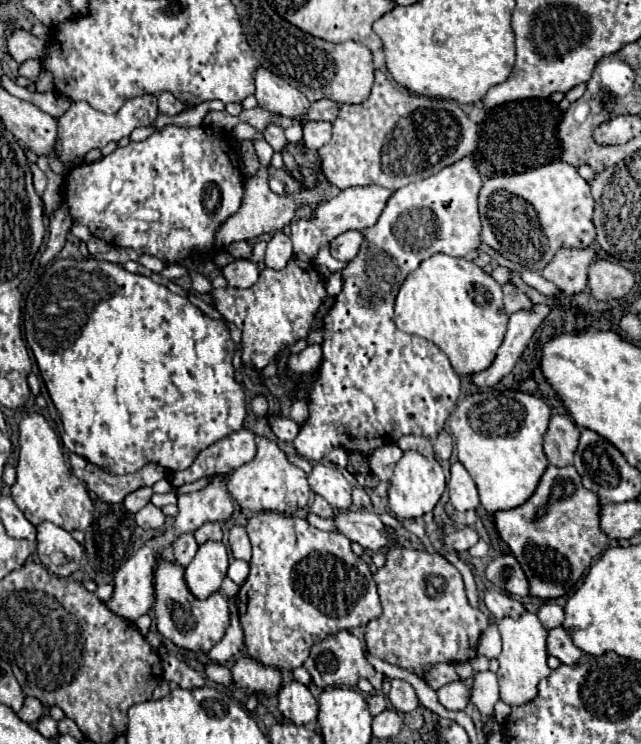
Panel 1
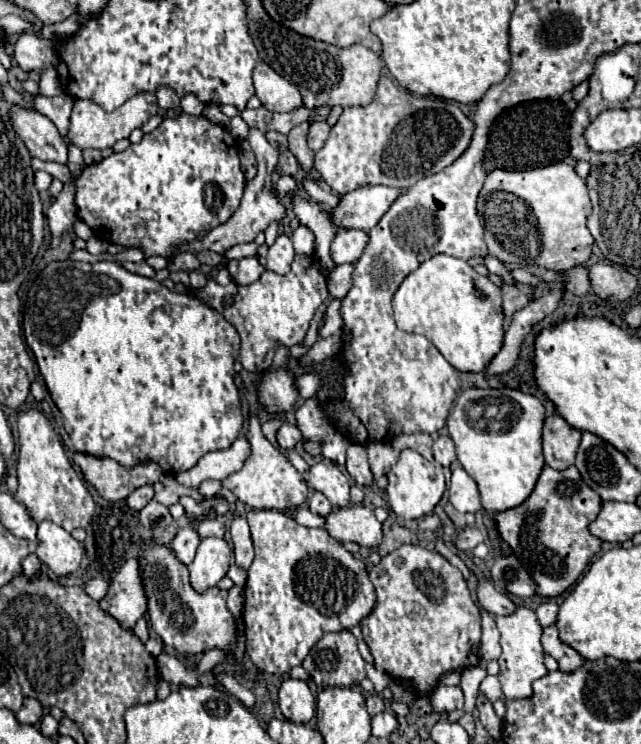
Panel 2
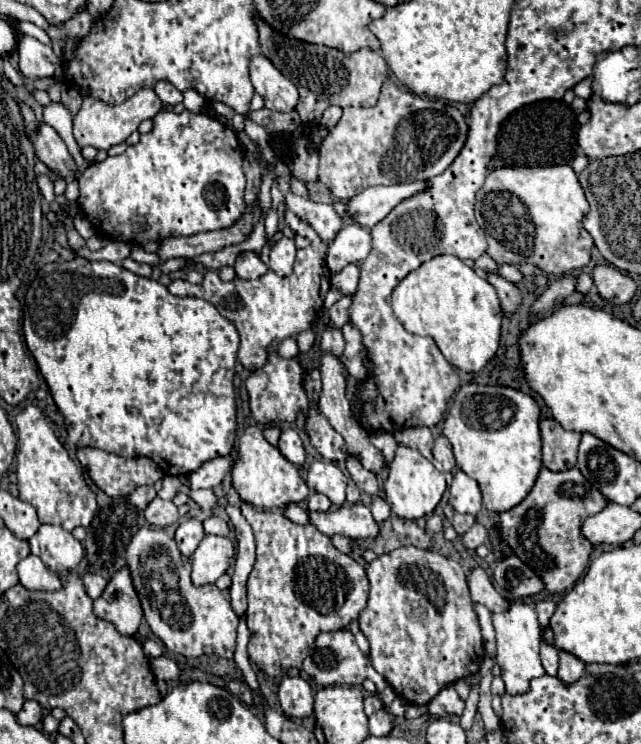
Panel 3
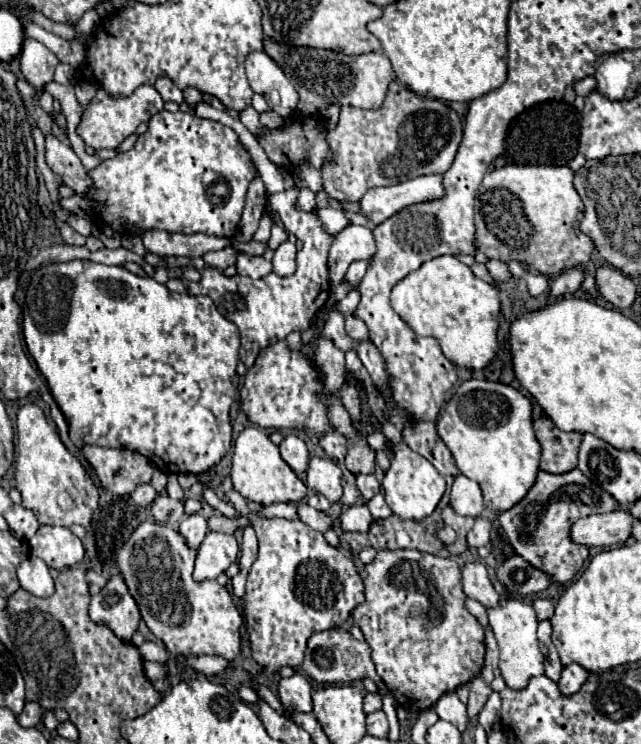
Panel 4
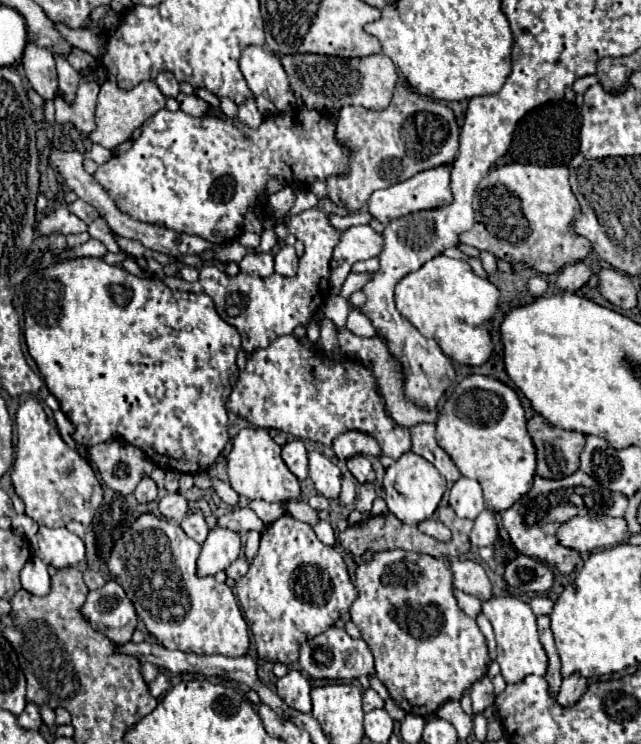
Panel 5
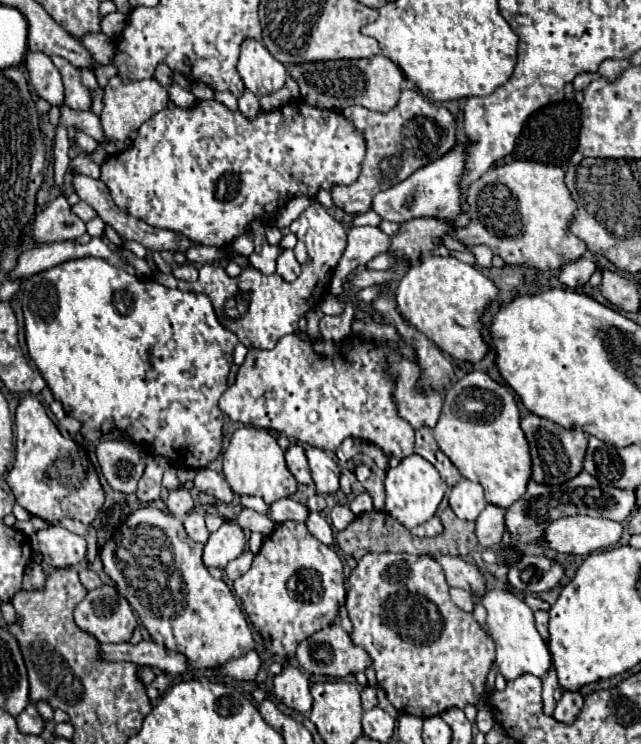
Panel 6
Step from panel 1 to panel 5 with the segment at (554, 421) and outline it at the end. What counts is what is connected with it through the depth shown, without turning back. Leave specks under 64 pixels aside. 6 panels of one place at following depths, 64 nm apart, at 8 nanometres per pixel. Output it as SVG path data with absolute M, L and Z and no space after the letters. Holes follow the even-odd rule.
M534 416L526 422L528 434L536 448L536 474L548 480L560 480L574 474L580 468L580 454L586 444L586 436L556 428L542 416Z

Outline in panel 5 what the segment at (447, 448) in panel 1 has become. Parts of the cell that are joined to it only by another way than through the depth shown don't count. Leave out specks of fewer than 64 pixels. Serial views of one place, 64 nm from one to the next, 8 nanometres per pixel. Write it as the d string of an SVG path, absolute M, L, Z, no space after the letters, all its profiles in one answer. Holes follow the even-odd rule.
M436 448L436 452L434 452L434 466L438 468L438 472L440 472L448 482L456 482L456 480L460 478L458 468L454 466L454 462L450 460L450 456L448 456L442 448Z

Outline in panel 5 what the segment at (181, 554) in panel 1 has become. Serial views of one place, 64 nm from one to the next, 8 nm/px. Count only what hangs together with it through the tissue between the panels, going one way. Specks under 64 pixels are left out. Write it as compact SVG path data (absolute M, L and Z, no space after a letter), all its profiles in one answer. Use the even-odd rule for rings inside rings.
M190 512L184 520L182 520L182 530L196 542L204 542L208 538L208 526L204 522L204 514L202 512Z

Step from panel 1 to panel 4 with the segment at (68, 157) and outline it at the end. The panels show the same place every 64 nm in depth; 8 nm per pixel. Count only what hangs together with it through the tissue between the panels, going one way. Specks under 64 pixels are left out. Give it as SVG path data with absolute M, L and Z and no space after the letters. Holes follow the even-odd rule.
M142 84L130 96L122 96L122 98L114 98L104 88L98 88L94 100L82 114L78 134L84 138L86 146L92 146L96 150L98 148L118 148L124 138L134 134L142 122L148 122L162 108L164 108L164 100L158 94L158 90L150 84Z

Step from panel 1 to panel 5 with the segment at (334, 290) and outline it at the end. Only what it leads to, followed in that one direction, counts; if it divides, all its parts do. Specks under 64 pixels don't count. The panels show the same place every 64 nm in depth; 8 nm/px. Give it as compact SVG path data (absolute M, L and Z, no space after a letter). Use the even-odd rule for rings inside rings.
M370 258L370 260L354 264L352 272L376 272L378 268L380 268L380 260L378 258Z

